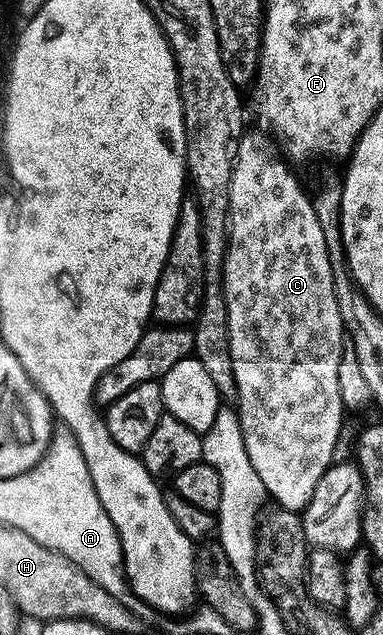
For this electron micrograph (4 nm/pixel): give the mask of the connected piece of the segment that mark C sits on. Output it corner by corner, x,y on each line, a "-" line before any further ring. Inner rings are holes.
247,132
239,139
229,184
227,251
223,256
229,352
233,356
233,376
239,393
237,413
249,461
278,507
302,512
316,491
317,480
336,461
335,446
344,433
345,407
337,384
337,364
345,335
341,312
337,312
325,232
317,224
311,194
303,191
298,176
281,157
276,143
266,133
258,133

